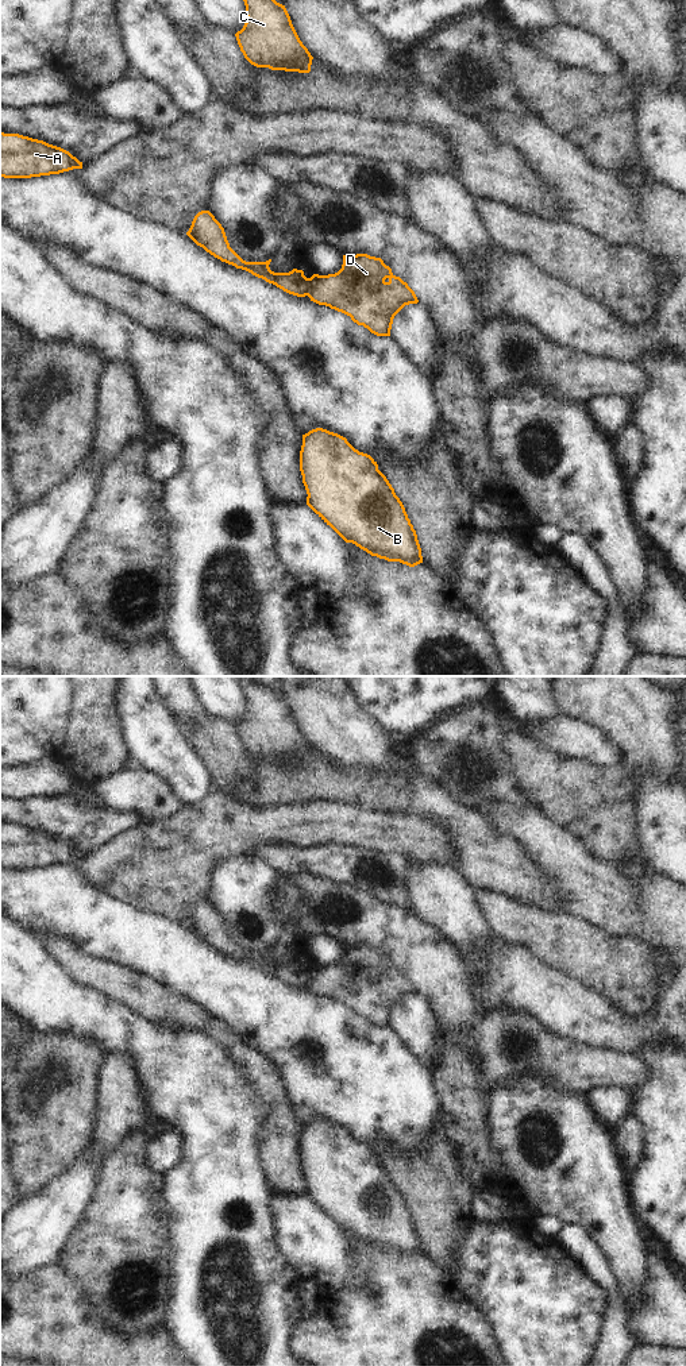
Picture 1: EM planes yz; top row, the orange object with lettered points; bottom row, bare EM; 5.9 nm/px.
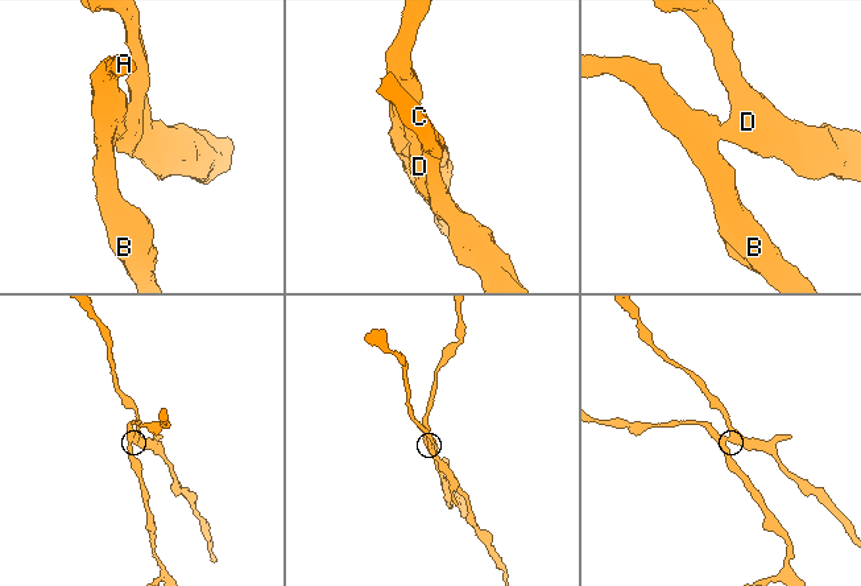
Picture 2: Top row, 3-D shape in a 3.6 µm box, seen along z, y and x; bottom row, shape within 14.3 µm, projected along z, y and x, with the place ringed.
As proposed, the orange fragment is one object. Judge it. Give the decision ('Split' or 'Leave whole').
Split.

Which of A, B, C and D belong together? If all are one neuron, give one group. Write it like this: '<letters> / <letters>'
A B / C D

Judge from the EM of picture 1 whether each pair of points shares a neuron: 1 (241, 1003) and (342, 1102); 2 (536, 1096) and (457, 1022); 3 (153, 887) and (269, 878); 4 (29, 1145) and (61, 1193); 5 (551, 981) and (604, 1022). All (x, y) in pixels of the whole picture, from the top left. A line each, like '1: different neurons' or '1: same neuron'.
1: same neuron
2: different neurons
3: different neurons
4: different neurons
5: same neuron

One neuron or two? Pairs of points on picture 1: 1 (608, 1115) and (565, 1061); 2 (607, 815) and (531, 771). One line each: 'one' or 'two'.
1: two
2: one

